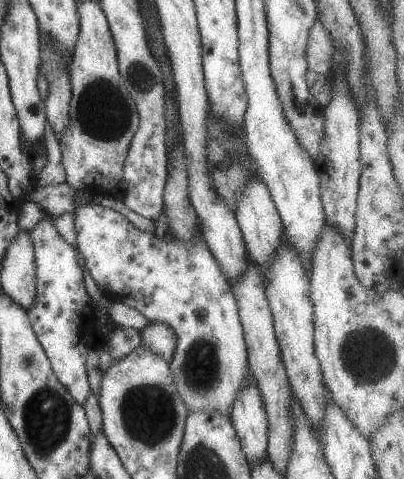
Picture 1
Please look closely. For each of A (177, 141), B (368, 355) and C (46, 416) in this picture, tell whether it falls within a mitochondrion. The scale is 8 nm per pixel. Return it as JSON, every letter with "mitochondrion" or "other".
{"A":"other","B":"mitochondrion","C":"mitochondrion"}

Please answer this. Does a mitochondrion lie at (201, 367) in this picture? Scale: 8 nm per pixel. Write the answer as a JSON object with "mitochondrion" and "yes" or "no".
{"mitochondrion":"yes"}

